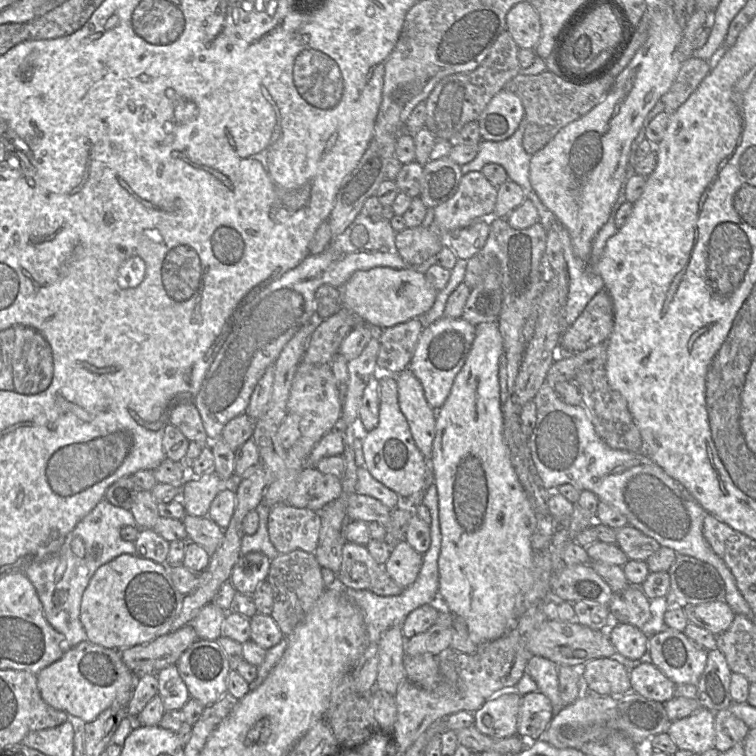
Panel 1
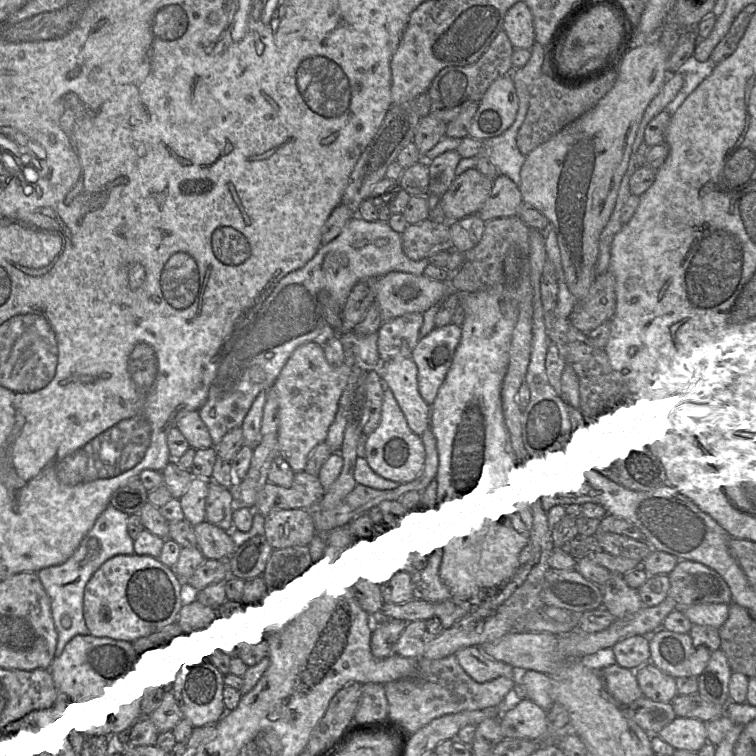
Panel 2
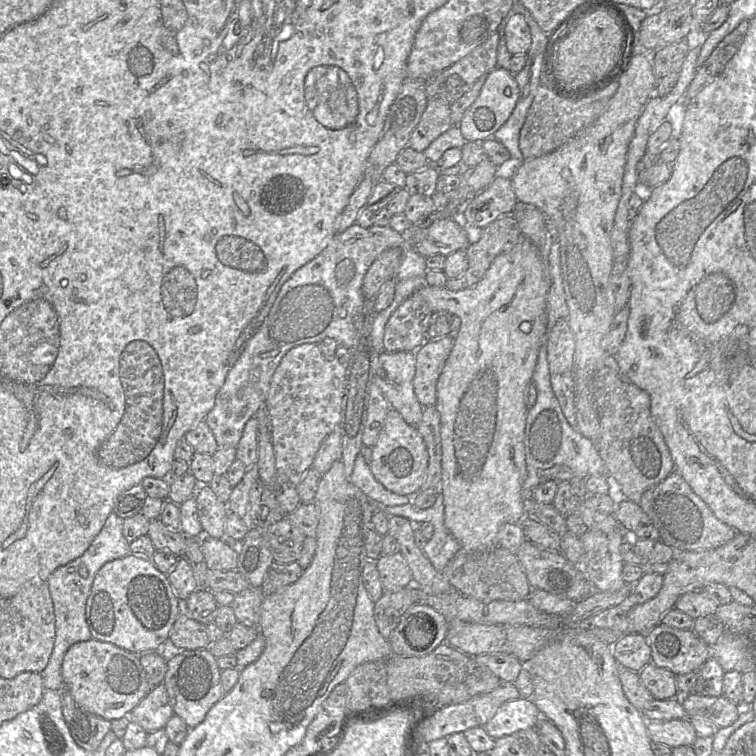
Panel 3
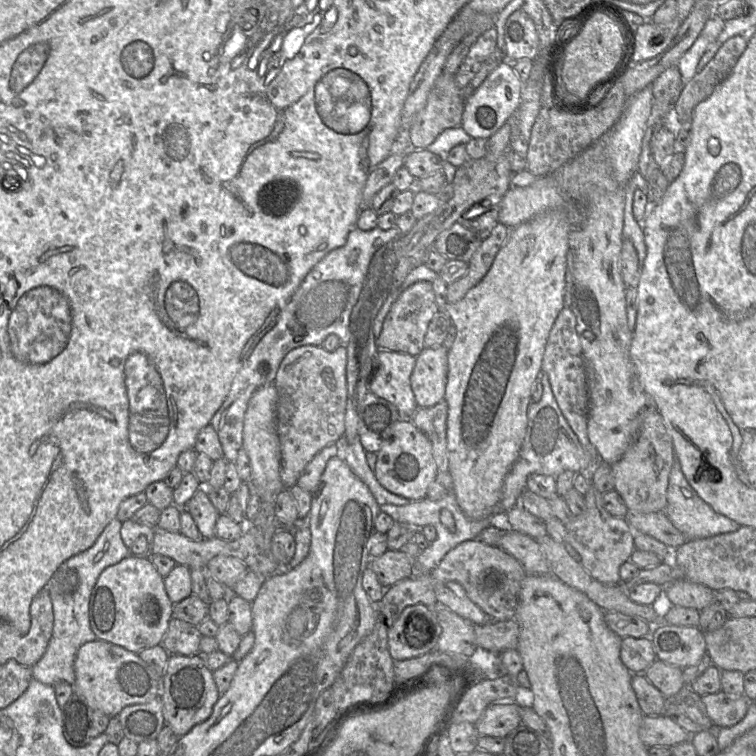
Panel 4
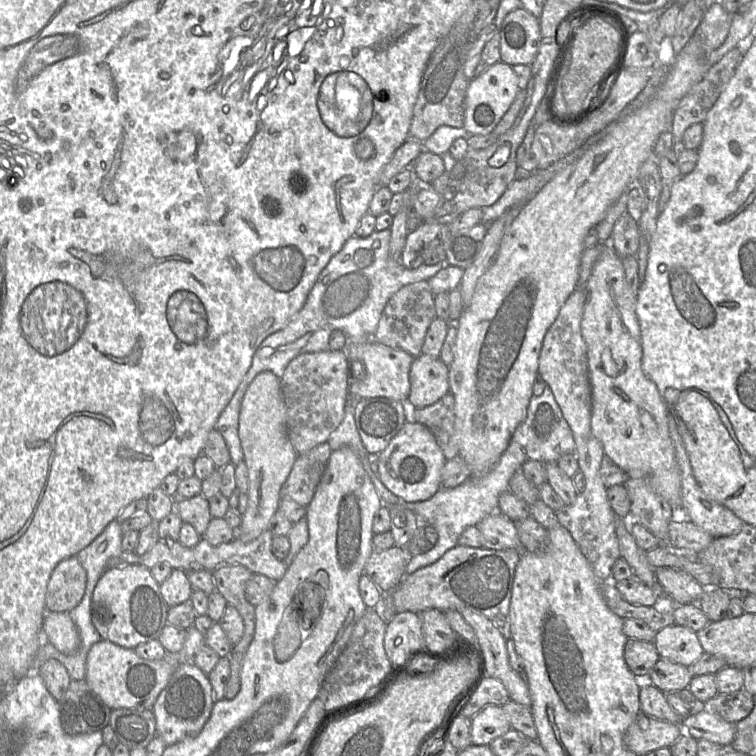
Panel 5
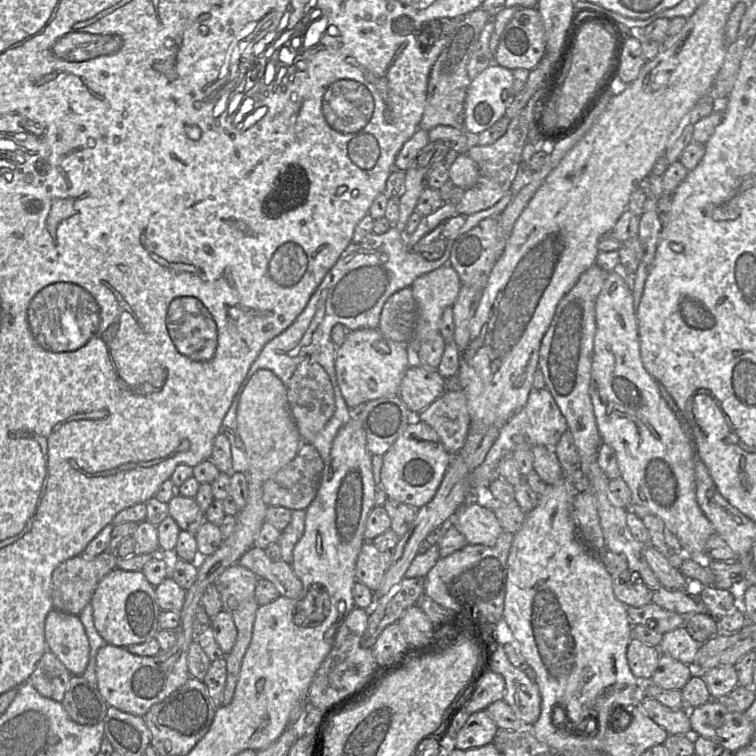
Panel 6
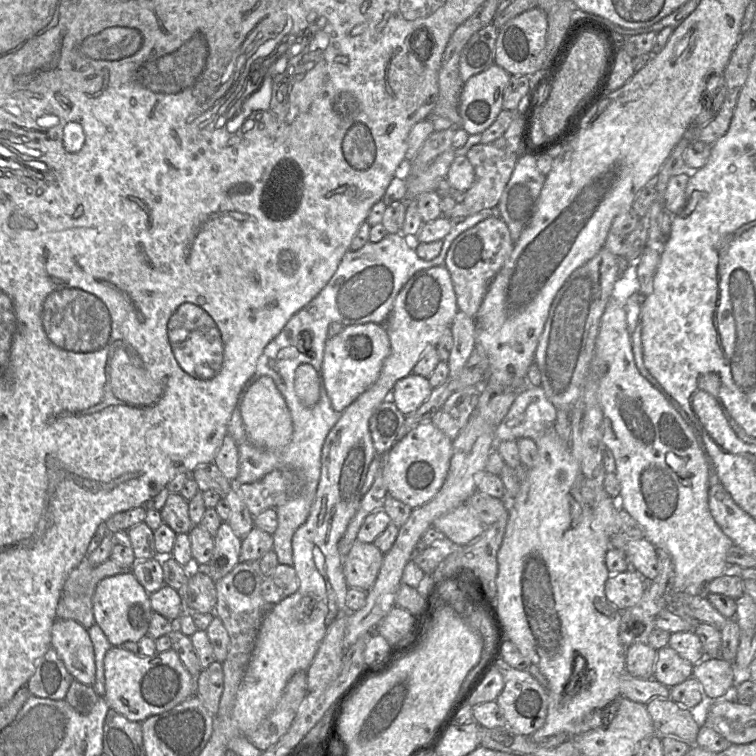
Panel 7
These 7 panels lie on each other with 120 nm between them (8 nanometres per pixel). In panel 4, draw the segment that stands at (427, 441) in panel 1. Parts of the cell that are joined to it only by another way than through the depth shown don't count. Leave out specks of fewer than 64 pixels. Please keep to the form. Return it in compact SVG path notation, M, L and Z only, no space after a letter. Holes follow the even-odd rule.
M379 350L375 359L375 370L369 380L369 391L392 403L399 411L400 419L411 419L419 408L411 387L411 375L416 357L408 353Z

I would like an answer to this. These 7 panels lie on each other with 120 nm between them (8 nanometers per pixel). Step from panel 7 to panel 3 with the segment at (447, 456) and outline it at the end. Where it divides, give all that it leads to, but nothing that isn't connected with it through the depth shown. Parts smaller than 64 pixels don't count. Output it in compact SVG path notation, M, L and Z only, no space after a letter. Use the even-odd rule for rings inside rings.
M389 408L384 425L372 447L370 470L374 478L395 494L415 496L426 477L428 453L416 426L407 424L401 415Z

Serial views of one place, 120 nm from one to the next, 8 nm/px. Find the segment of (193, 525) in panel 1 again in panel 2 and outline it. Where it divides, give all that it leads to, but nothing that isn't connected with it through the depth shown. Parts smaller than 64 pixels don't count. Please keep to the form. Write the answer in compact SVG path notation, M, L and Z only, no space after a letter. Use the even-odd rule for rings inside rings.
M204 521L193 528L197 547L206 560L227 561L236 551L229 533L215 525Z

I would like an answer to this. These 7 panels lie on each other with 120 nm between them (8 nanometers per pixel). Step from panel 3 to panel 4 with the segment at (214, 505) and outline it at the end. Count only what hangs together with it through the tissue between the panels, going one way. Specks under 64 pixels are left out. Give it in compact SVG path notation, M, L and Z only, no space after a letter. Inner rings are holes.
M201 487L182 509L191 514L202 539L216 537L215 526L220 513L210 501L206 487Z

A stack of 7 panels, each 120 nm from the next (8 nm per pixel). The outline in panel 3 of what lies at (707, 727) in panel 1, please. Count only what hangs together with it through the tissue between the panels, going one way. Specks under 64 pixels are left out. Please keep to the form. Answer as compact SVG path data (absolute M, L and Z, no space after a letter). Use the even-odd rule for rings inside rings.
M688 718L669 721L647 721L647 730L651 742L658 742L676 748L693 746L698 737Z

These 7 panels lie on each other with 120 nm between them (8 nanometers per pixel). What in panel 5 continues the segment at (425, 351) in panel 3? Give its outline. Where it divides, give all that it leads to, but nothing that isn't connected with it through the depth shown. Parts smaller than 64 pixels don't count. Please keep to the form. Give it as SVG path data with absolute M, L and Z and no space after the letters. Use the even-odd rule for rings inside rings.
M420 354L411 364L409 380L407 402L424 408L449 392L449 367L439 357Z

